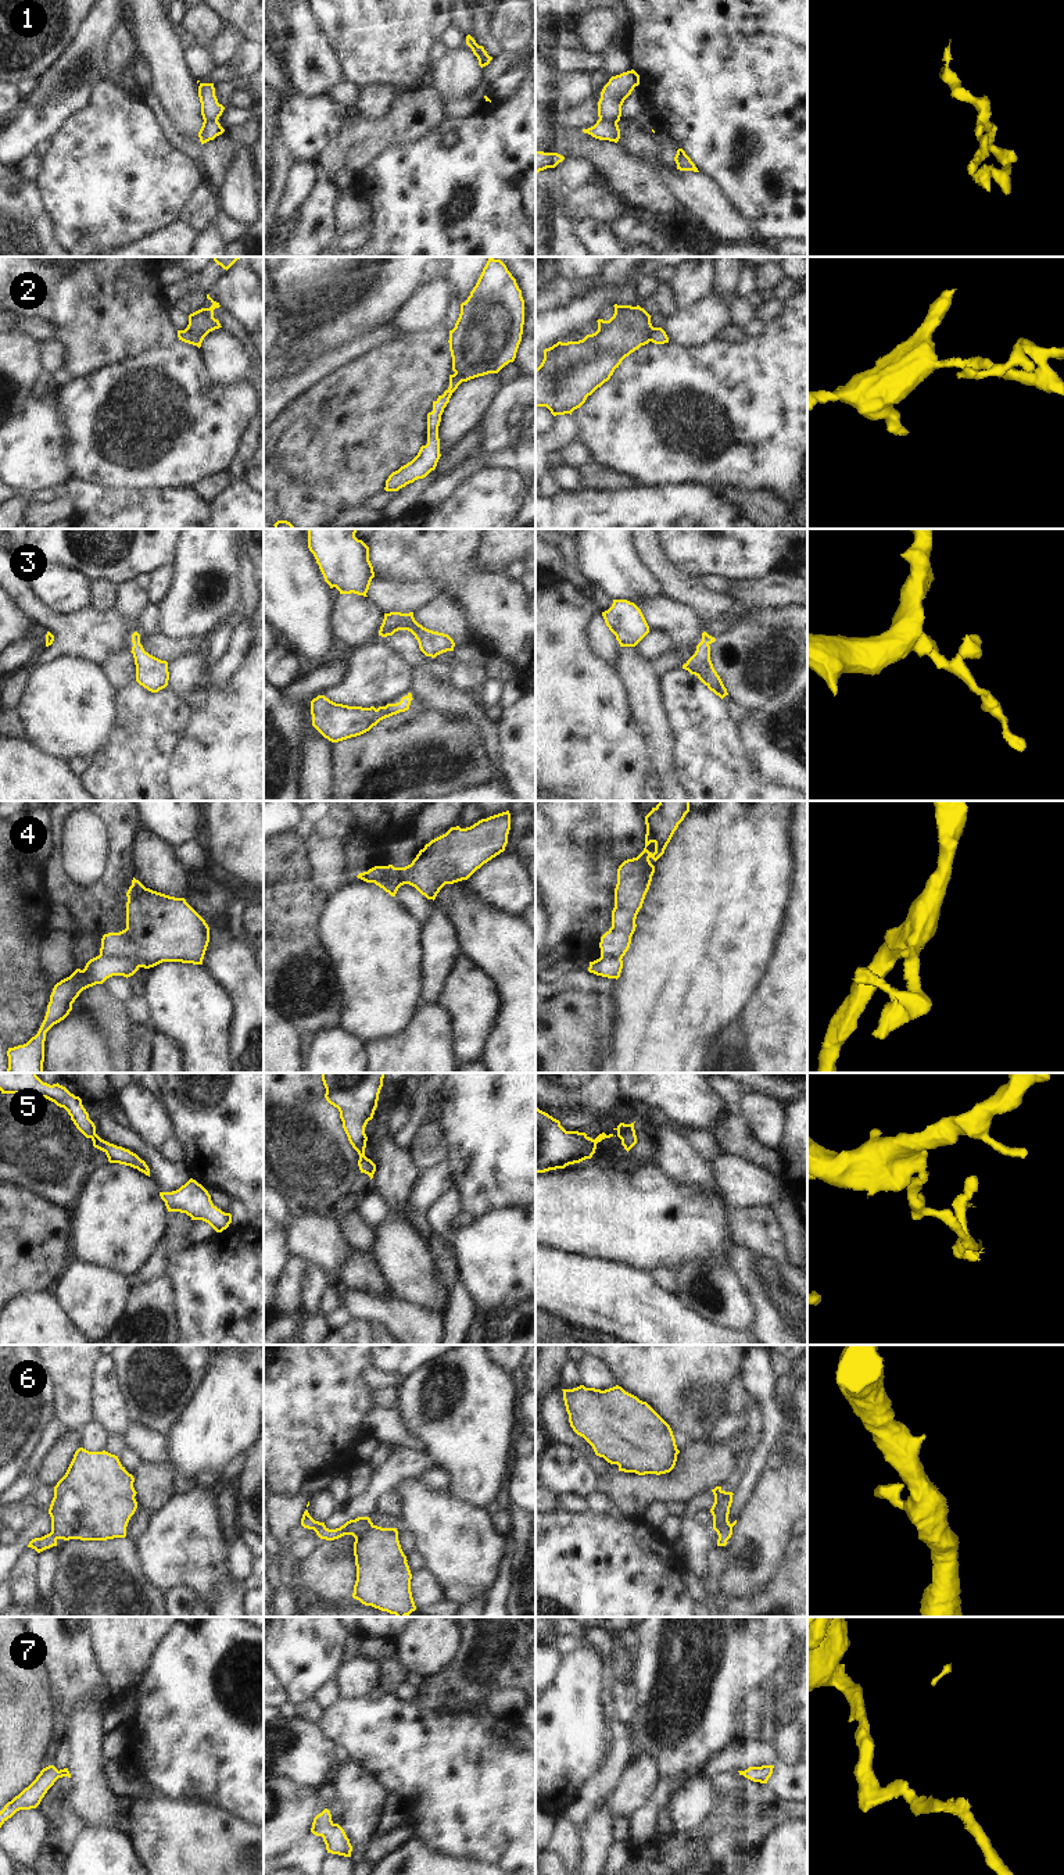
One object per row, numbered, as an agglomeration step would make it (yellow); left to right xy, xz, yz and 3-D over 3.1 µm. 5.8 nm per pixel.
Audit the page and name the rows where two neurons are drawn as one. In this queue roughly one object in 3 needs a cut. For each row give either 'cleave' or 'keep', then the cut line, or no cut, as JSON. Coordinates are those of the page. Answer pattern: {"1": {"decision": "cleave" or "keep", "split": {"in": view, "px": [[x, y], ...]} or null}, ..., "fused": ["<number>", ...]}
{"1": {"decision": "cleave", "split": {"in": "yz", "px": [[599, 118], [616, 122]]}}, "2": {"decision": "cleave", "split": {"in": "xy", "px": [[185, 329], [190, 335], [192, 343]]}}, "3": {"decision": "keep", "split": null}, "4": {"decision": "cleave", "split": {"in": "xy", "px": [[100, 954], [113, 958], [128, 958], [139, 966]]}}, "5": {"decision": "keep", "split": null}, "6": {"decision": "keep", "split": null}, "7": {"decision": "keep", "split": null}, "fused": ["1", "2", "4"]}

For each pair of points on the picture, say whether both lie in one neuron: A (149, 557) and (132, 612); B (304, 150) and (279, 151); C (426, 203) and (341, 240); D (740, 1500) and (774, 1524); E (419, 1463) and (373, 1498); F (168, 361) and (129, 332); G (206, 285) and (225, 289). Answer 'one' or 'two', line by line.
A: two
B: two
C: two
D: two
E: one
F: two
G: two

